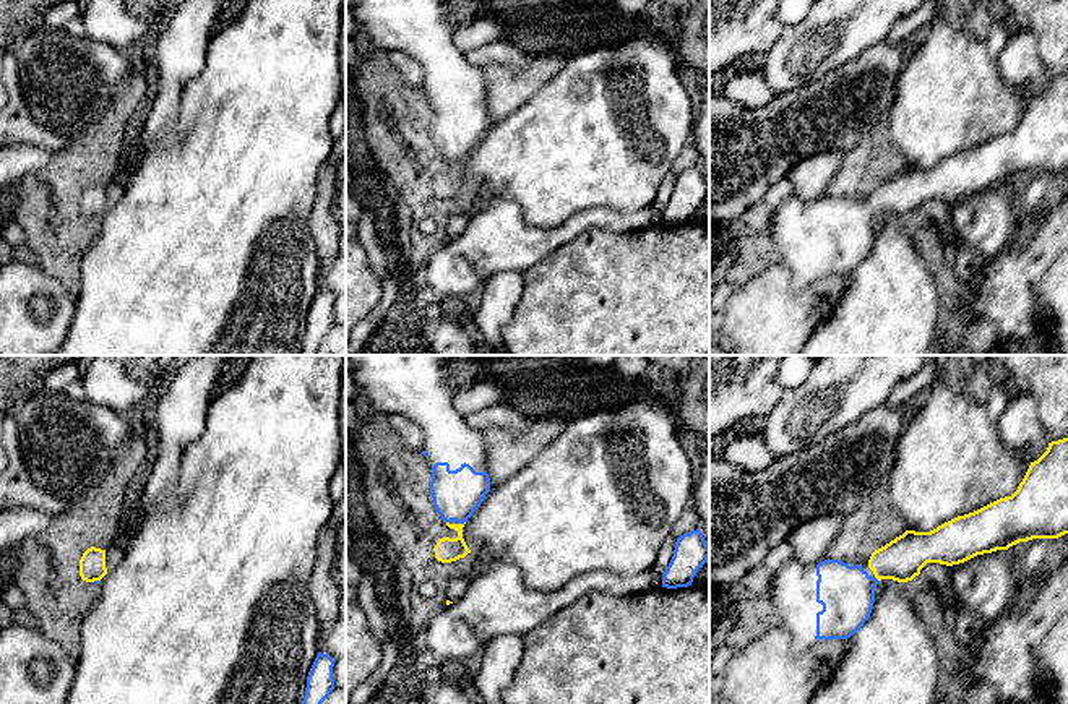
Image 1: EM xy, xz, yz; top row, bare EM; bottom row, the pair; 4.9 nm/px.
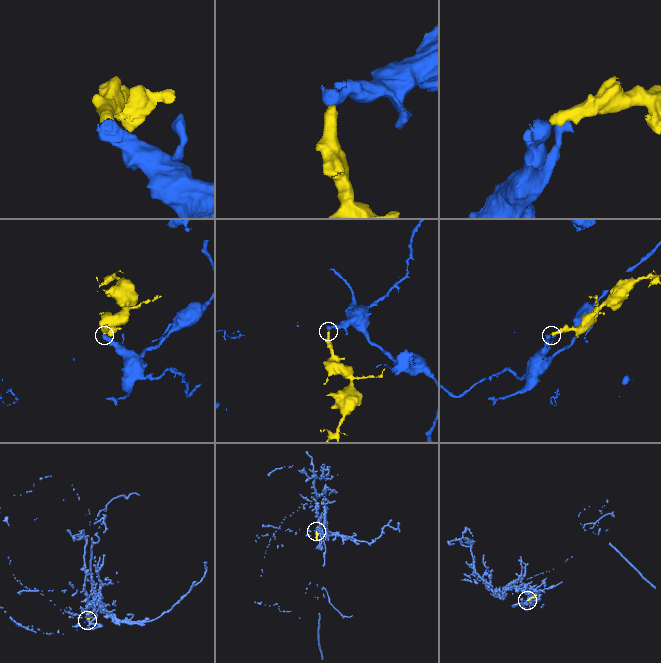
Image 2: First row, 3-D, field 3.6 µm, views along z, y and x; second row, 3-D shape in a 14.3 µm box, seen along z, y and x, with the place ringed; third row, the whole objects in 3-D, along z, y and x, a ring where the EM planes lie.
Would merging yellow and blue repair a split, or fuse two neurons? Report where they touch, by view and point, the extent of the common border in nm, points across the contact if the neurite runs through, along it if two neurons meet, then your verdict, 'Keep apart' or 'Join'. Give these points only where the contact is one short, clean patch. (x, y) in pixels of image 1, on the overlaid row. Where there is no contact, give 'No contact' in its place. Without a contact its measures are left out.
Touches yellow at xz (461, 524). Shared border 40 nm. Path across: xz (447, 550), (460, 537), (461, 524), (456, 493). Join

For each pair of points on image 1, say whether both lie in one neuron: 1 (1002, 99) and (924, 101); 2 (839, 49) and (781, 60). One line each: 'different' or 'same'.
1: same
2: same

